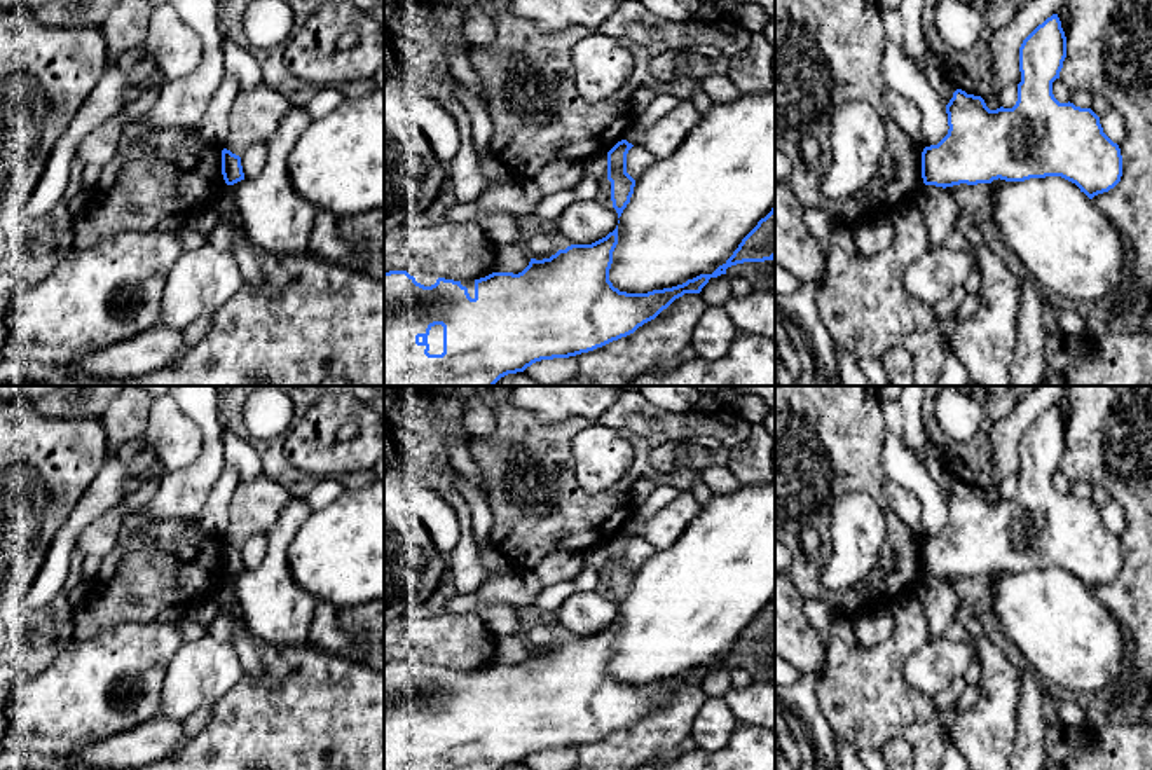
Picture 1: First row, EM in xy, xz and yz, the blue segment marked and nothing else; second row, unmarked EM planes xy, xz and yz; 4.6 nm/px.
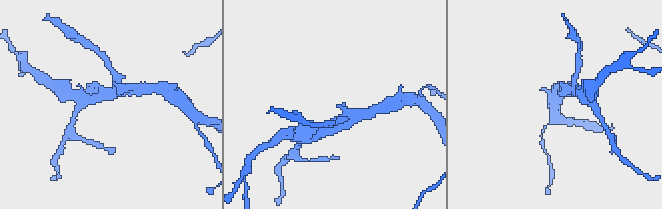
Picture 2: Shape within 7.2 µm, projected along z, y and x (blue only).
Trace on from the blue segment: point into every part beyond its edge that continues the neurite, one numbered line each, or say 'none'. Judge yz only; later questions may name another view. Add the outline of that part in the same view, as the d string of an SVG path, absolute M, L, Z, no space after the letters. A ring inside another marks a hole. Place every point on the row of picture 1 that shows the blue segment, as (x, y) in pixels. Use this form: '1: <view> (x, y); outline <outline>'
none

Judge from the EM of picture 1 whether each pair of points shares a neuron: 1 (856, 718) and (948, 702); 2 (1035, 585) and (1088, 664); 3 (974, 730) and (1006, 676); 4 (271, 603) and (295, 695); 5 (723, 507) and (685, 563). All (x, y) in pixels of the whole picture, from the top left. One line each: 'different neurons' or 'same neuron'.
1: different neurons
2: same neuron
3: same neuron
4: different neurons
5: same neuron

